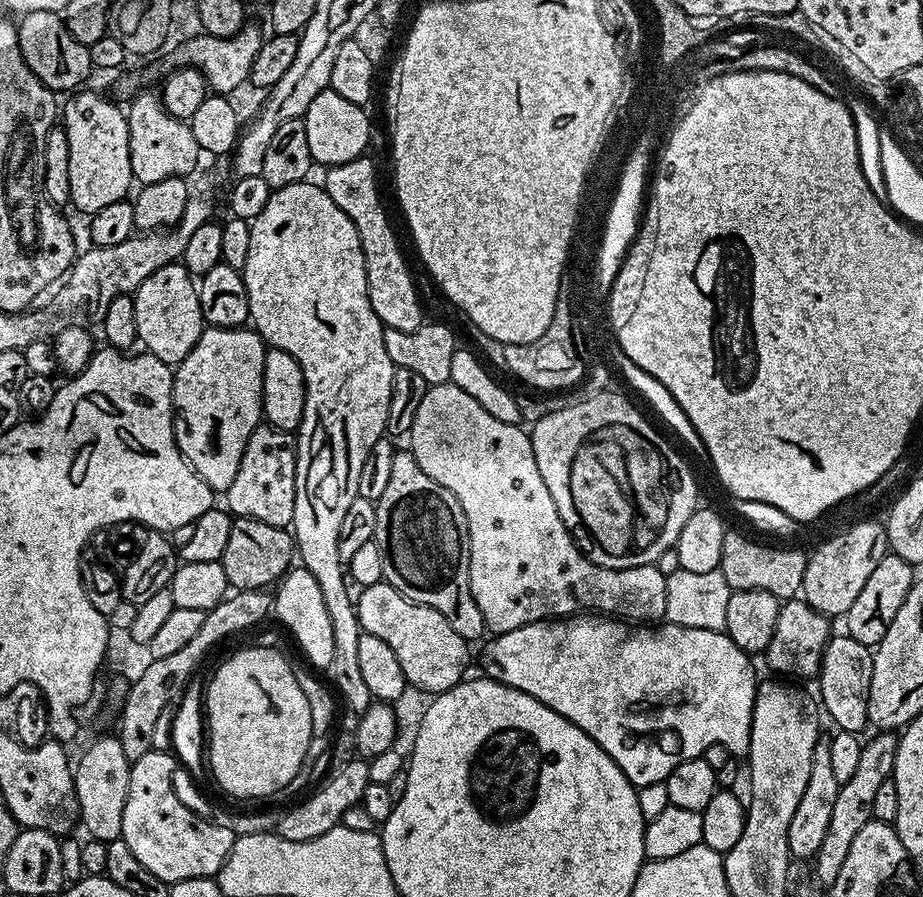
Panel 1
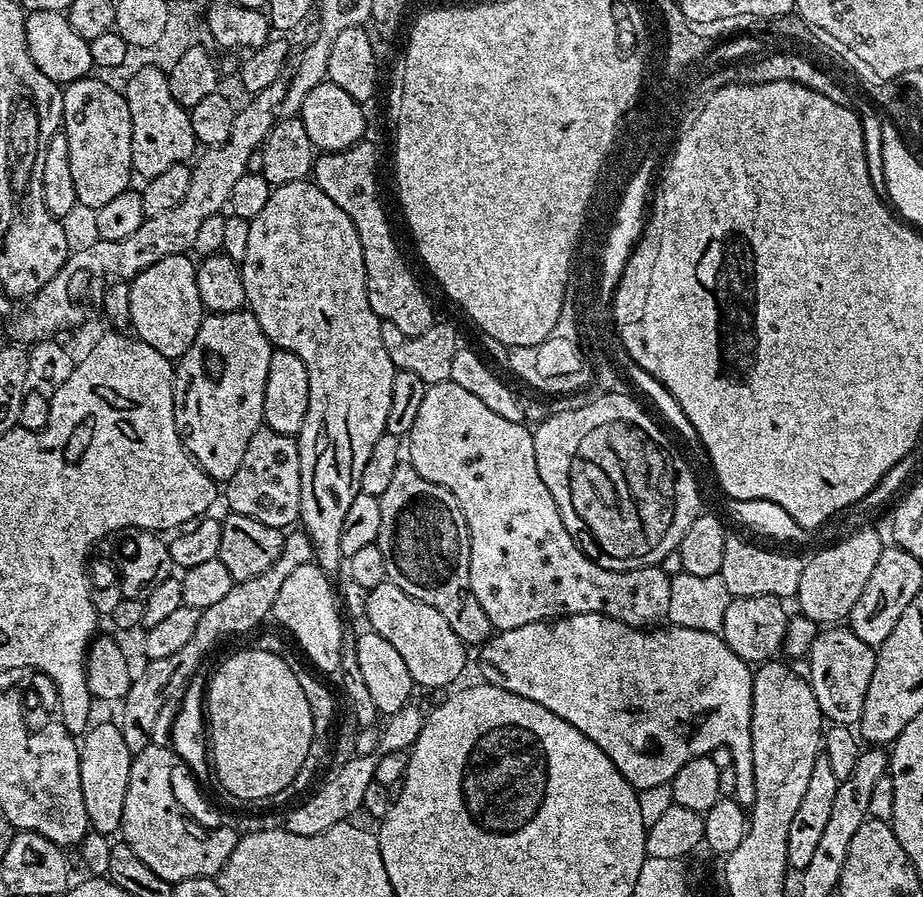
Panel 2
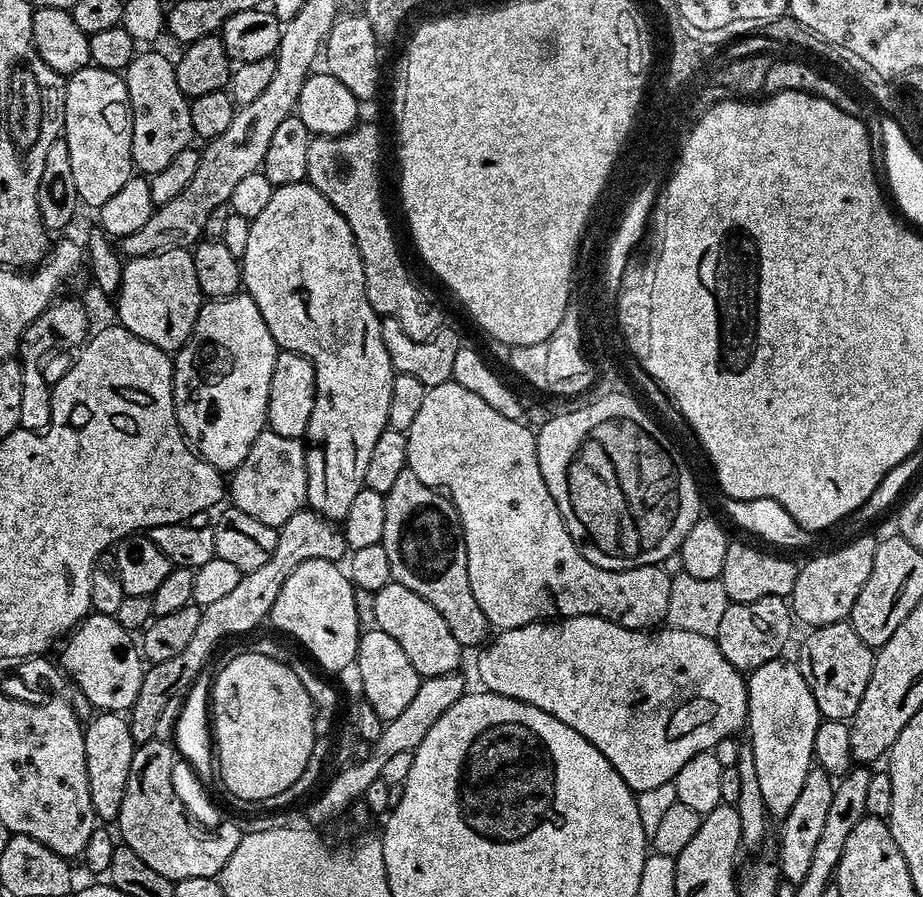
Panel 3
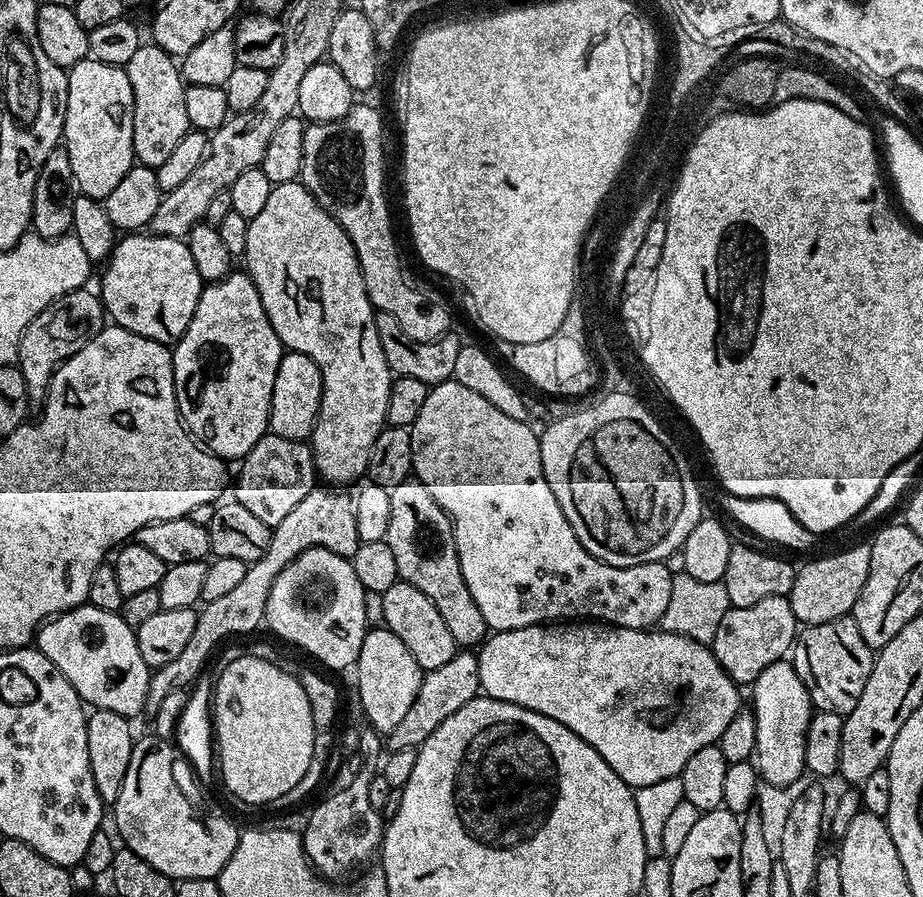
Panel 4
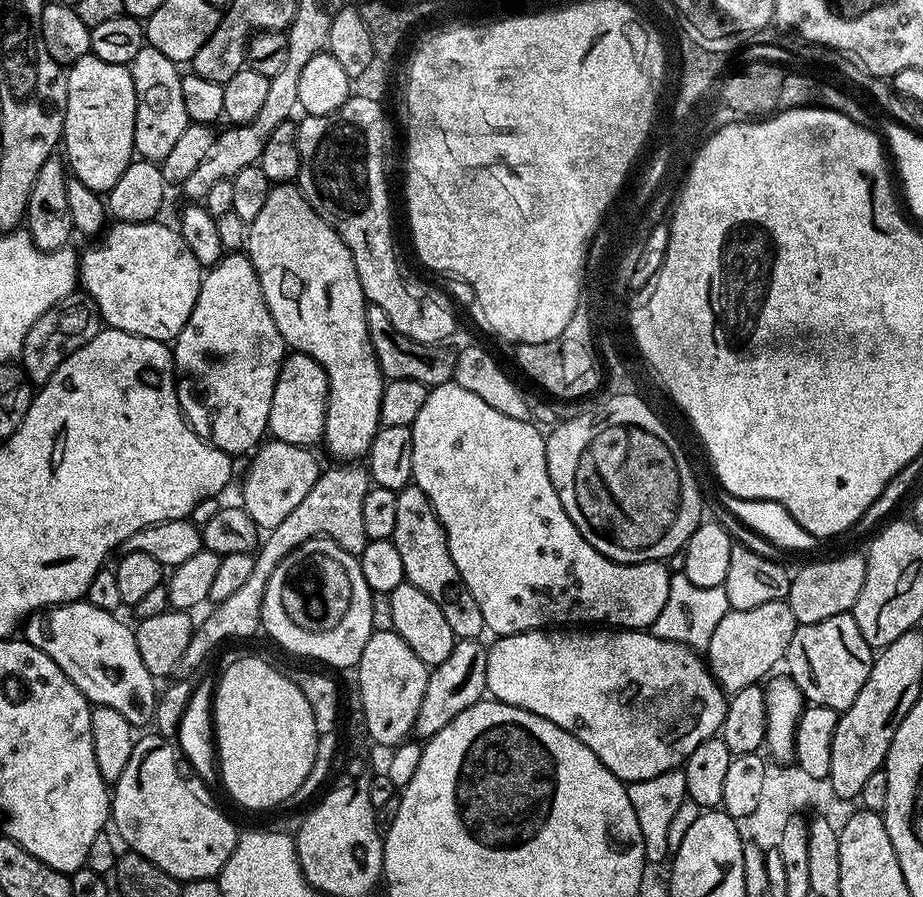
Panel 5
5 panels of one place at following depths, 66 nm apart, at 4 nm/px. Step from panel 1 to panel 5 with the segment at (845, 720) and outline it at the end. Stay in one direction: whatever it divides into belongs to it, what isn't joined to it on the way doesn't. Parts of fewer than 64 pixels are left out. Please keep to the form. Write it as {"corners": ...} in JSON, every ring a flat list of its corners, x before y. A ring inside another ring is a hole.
{"corners":[[843,612,822,622,797,627,796,633,790,638,786,672,809,705,829,708,839,714,847,710,850,702,858,698,858,690,866,686,873,659,874,649,868,645,866,638,862,638,858,622,851,612]]}

